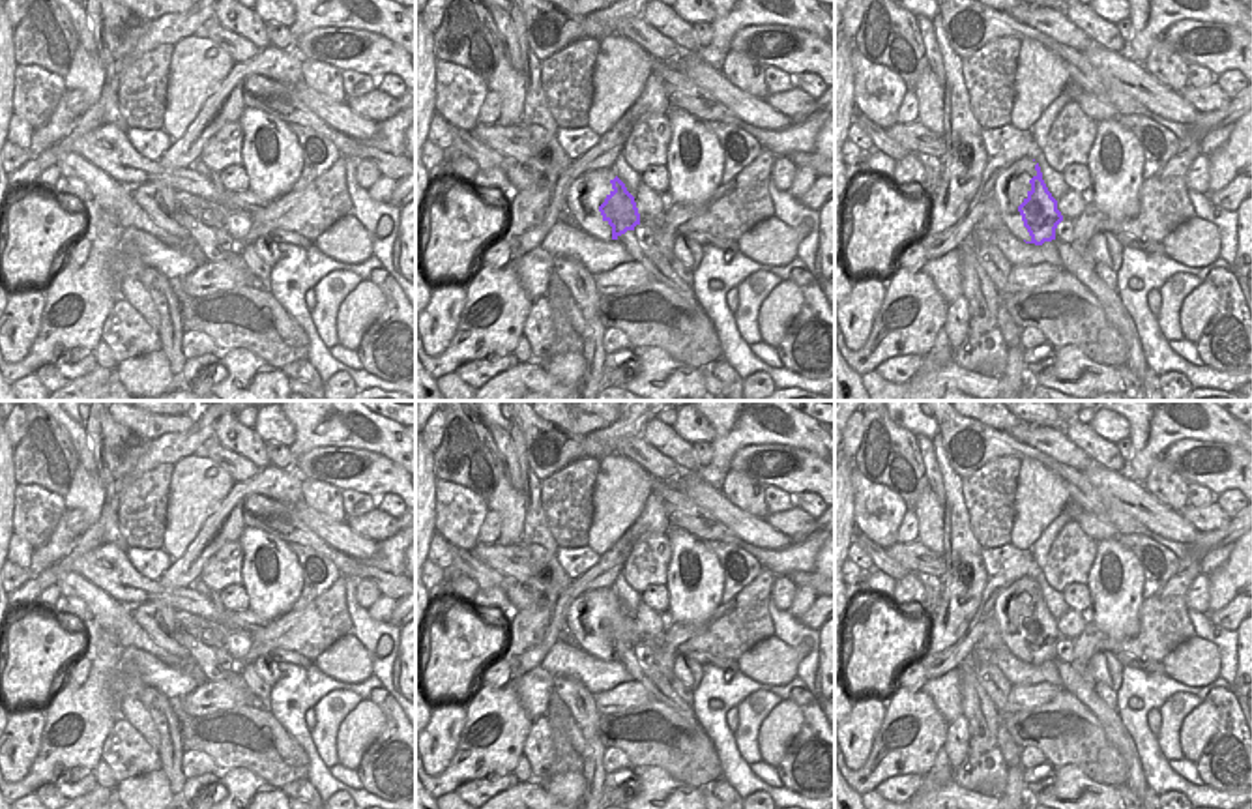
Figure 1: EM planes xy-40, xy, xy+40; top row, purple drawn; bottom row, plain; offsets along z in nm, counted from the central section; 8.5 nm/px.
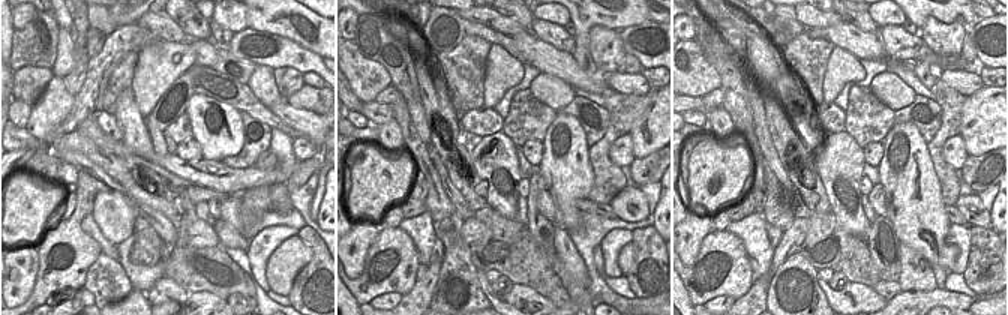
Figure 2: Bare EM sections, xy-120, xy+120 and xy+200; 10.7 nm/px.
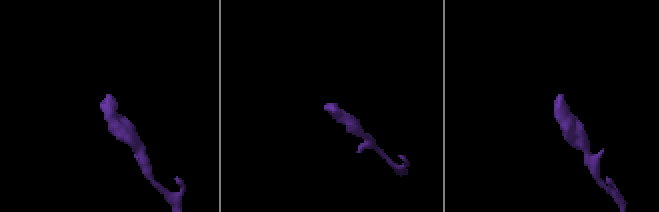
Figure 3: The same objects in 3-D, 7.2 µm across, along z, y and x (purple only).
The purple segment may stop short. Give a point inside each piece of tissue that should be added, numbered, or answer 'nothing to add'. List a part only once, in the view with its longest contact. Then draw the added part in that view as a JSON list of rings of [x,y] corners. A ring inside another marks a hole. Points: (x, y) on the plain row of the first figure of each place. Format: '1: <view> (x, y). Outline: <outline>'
1: xy+40 (1011, 607). Outline: [[[1022,577],[1012,582],[994,603],[994,616],[997,620],[999,635],[1007,650],[1016,659],[1031,661],[1027,648],[1024,646],[1018,625],[1027,618],[1031,610],[1029,599],[1037,596],[1037,581]]]

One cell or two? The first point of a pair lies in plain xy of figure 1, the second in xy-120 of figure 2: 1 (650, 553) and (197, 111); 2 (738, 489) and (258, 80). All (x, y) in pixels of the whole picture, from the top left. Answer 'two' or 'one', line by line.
1: two
2: one

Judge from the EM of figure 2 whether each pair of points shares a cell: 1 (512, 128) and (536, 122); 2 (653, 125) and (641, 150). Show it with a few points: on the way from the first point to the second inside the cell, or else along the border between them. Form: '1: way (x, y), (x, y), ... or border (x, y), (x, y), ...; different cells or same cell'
1: way (518, 126), (530, 122); same cell
2: way (654, 132), (653, 143), (648, 144); same cell

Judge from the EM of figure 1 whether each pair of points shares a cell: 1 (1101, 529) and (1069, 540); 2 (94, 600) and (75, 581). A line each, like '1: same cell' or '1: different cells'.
1: different cells
2: same cell

